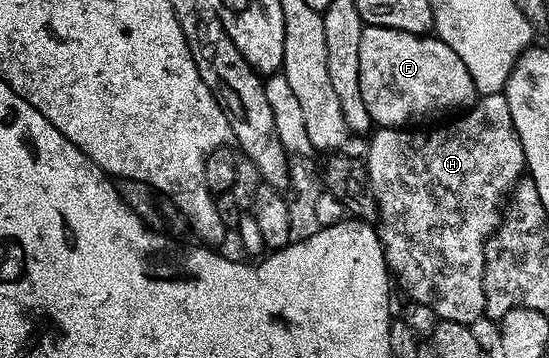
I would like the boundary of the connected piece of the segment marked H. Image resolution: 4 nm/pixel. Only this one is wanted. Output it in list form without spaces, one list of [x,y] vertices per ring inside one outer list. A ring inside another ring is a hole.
[[[504,93],[478,97],[457,117],[461,116],[438,130],[396,126],[374,129],[368,139],[367,169],[369,189],[379,215],[379,242],[385,249],[392,277],[394,274],[405,285],[406,292],[419,305],[438,314],[440,321],[470,327],[475,320],[485,317],[485,245],[501,225],[507,195],[521,181],[527,167]]]

